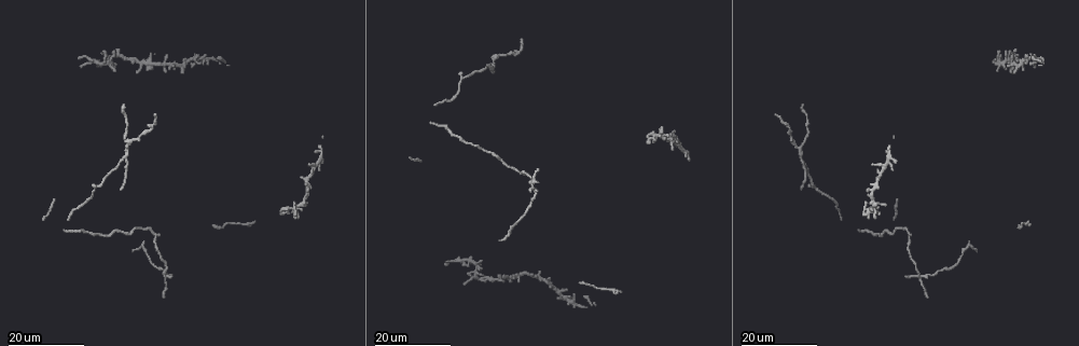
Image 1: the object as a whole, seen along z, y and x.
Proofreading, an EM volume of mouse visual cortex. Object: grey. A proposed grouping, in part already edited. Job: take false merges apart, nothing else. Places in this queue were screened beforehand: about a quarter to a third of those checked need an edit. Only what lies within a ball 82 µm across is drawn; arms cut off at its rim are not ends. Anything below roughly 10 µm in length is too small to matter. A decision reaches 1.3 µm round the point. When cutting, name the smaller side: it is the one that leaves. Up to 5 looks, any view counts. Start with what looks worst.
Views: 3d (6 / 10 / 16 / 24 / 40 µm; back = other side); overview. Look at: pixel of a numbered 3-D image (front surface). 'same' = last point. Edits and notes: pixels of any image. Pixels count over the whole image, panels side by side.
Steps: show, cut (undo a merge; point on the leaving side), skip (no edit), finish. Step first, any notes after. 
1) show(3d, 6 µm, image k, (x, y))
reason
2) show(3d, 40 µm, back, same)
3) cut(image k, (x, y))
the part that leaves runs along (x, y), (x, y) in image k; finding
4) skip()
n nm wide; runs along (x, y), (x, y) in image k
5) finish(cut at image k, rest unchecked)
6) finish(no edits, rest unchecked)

show(3d, 16 µm, image 1, (141, 63))
three-way junction

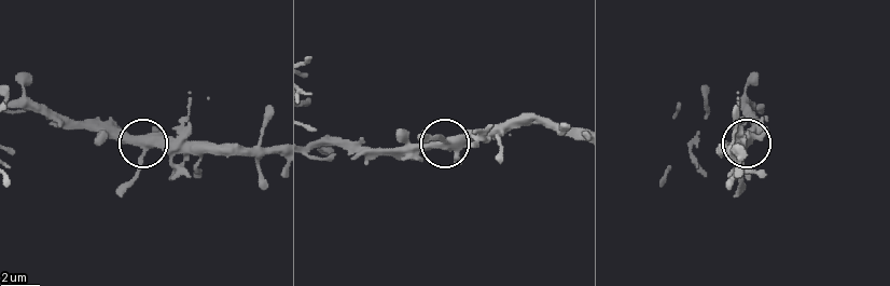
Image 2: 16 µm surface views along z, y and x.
show(3d, 10 µm, image 2, (439, 144))
zoom in

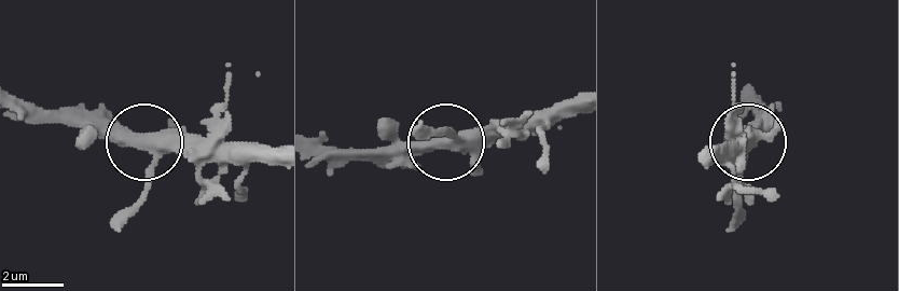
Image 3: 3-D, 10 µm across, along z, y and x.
skip()
390 nm wide; runs along (123, 226), (151, 143), (234, 143) in image 3; one neuron here

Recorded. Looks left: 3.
show(3d, 24 µm, image 1, (103, 65))

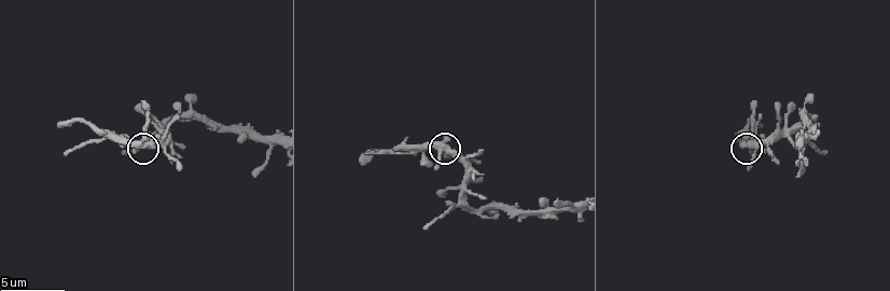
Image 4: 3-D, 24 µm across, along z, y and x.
show(3d, 10 µm, image 4, (438, 143))

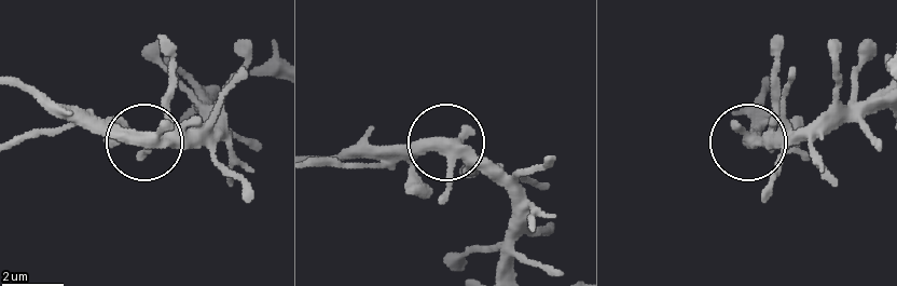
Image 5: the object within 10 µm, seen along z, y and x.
skip()
runs along (511, 272), (509, 194), (457, 148), (418, 140), (352, 148) in image 5; one neuron here

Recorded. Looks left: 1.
finish(no edits, rest unchecked)

